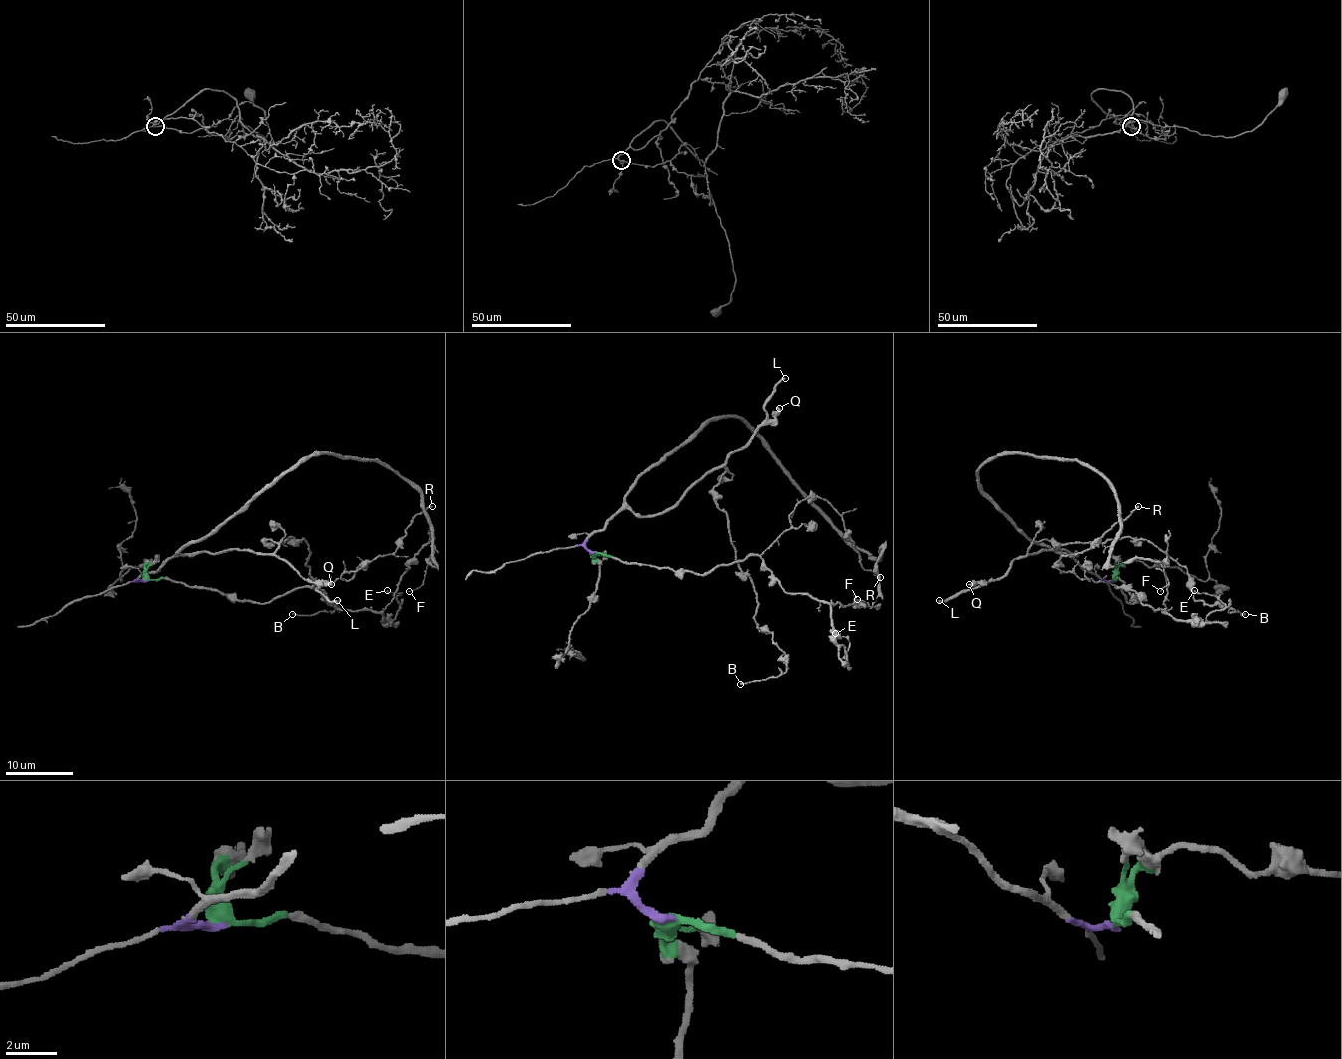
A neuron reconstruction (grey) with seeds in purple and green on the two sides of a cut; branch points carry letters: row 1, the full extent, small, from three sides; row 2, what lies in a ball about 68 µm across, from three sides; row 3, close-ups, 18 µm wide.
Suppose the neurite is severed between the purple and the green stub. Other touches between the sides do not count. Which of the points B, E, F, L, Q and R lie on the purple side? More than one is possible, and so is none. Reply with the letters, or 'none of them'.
B, F, L, Q

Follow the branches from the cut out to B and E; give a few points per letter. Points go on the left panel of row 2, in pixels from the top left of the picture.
B: (146, 580), (173, 556), (273, 552), (268, 539), (303, 539), (314, 586), (337, 607), (292, 613)
E: (146, 580), (268, 603), (300, 586), (320, 588), (339, 610), (376, 610), (388, 622), (402, 593), (386, 590)

